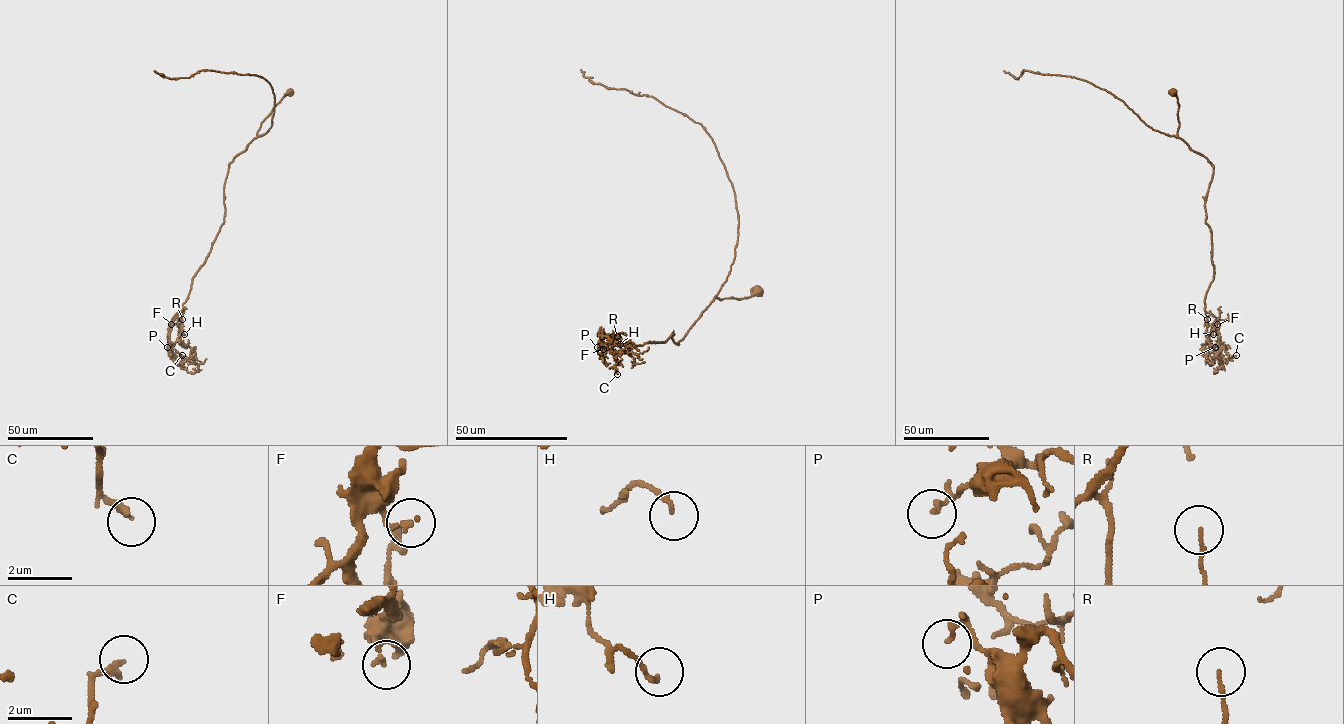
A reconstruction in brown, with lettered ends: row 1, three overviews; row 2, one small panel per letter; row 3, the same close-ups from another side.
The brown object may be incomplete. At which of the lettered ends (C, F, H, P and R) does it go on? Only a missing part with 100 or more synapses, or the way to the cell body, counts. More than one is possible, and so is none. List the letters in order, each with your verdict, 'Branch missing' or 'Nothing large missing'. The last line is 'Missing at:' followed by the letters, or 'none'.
C: Nothing large missing
F: Nothing large missing
H: Nothing large missing
P: Nothing large missing
R: Nothing large missing
Missing at: none

